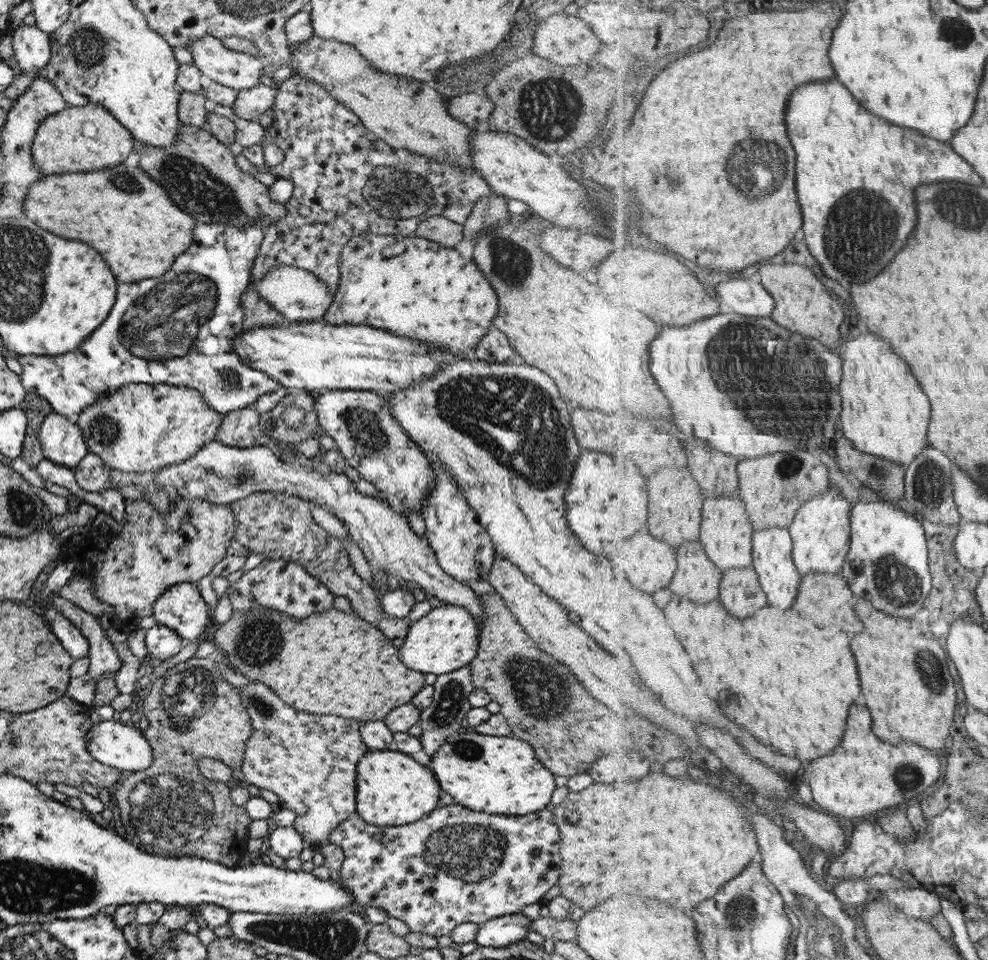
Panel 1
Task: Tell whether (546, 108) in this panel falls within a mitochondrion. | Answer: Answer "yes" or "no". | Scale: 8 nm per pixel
yes

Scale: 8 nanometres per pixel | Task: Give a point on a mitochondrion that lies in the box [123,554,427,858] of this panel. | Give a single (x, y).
(187, 694)

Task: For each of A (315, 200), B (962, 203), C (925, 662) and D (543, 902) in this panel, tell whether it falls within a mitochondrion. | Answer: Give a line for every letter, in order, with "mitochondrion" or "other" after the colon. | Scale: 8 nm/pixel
A: other
B: mitochondrion
C: mitochondrion
D: other

